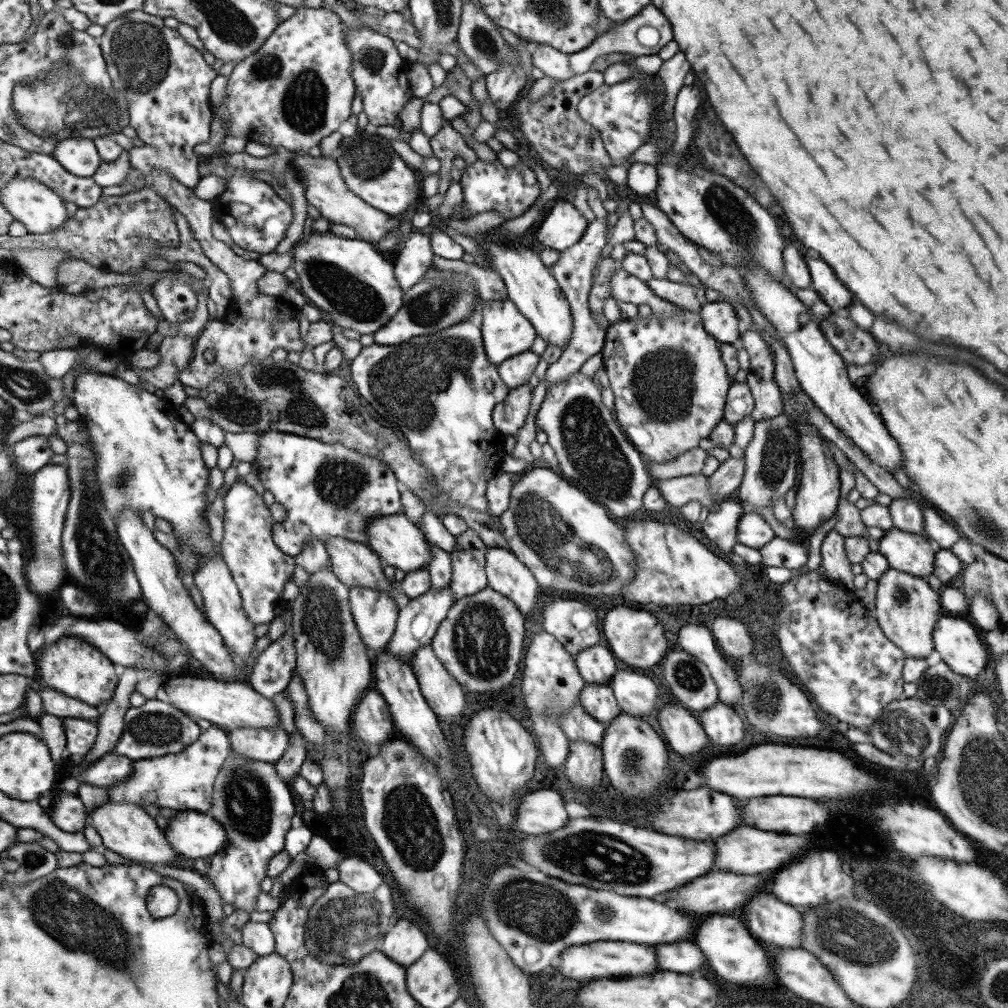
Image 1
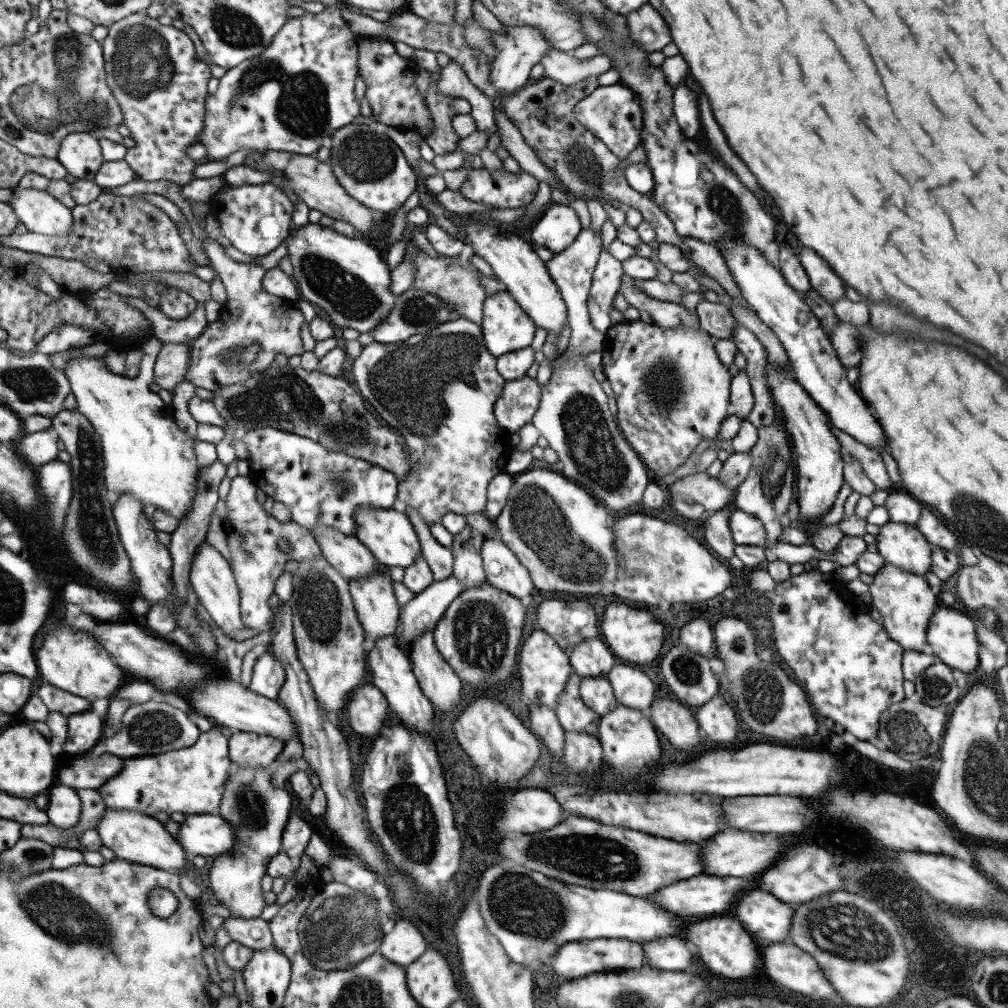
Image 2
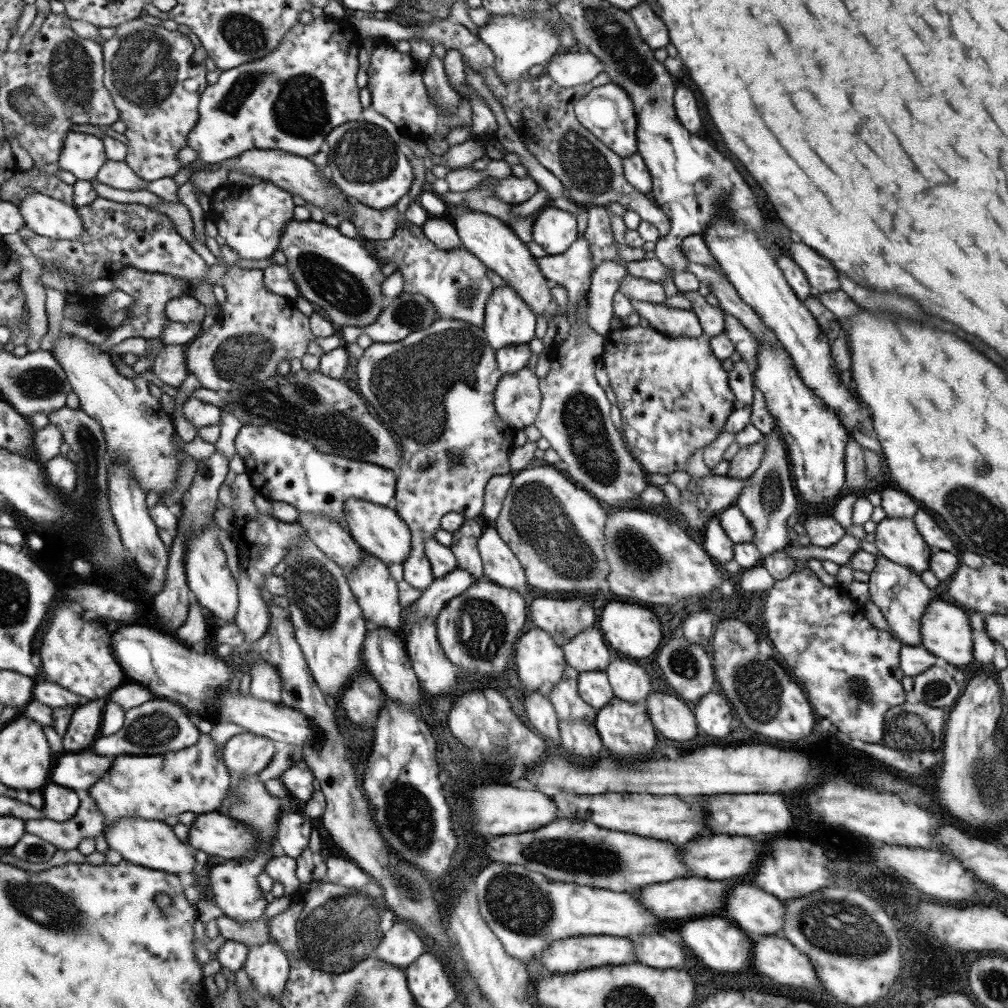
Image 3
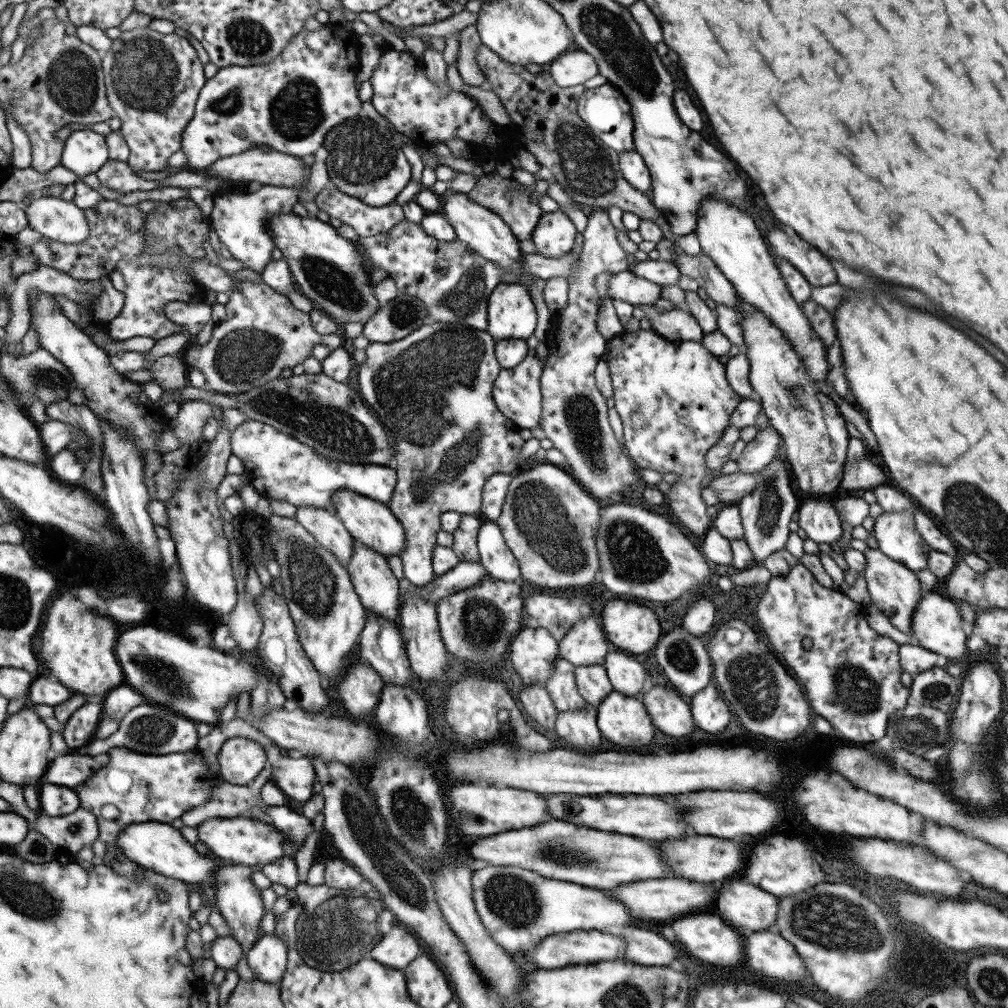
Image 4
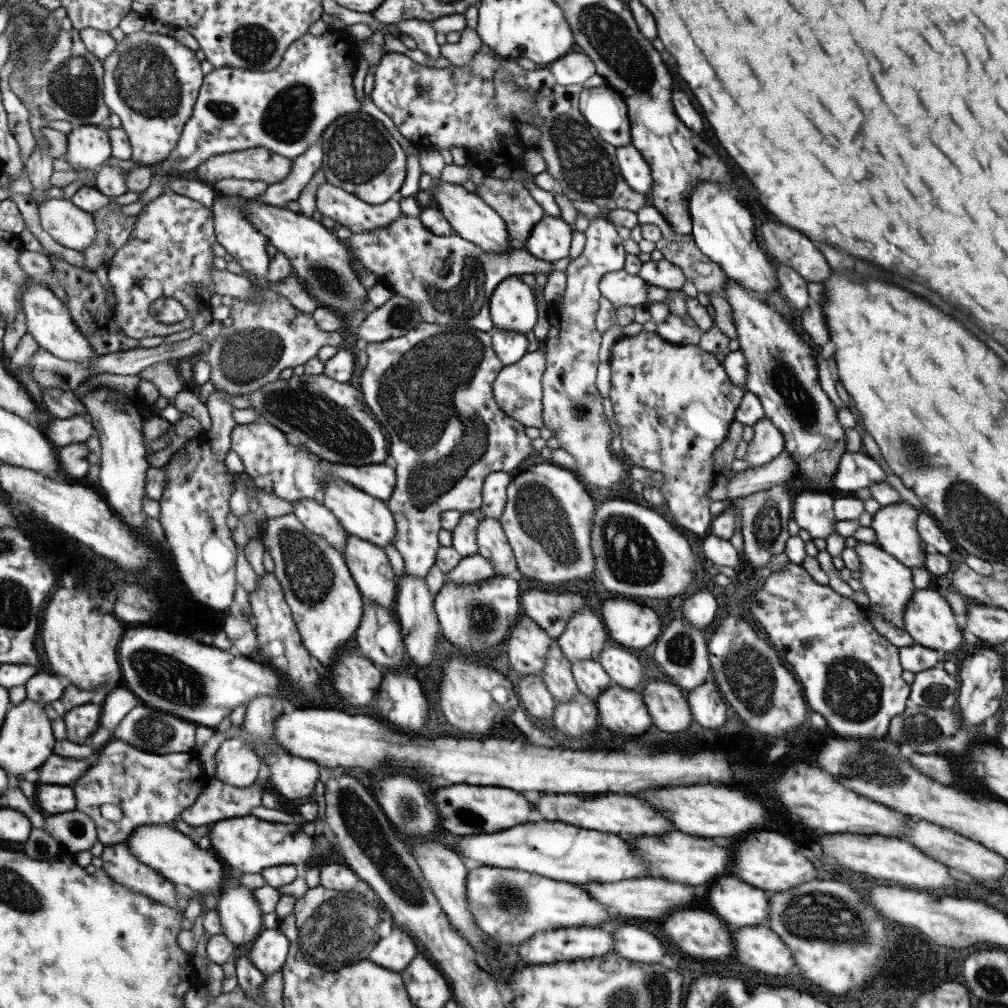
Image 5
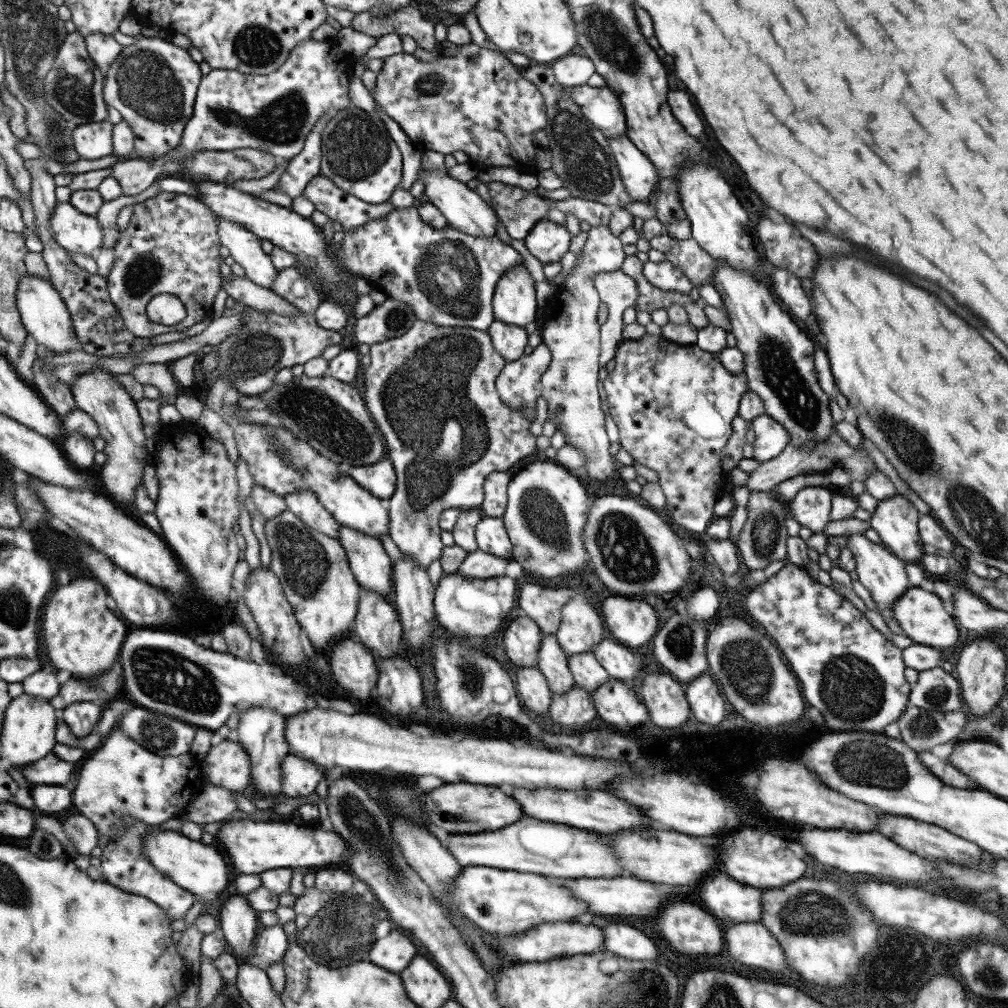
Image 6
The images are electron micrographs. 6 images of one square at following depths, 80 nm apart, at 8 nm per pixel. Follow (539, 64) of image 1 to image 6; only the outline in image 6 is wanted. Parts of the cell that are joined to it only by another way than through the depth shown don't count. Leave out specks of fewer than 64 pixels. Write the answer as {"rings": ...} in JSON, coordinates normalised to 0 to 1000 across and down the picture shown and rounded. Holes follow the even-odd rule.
{"rings":[[[563,54],[545,63],[553,83],[563,86],[580,84],[582,77],[589,71],[589,63],[582,58]]]}

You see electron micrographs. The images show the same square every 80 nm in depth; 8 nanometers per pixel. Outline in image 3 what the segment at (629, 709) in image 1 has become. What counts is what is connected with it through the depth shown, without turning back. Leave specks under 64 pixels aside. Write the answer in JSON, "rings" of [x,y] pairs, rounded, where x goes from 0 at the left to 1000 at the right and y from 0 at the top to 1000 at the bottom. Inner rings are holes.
{"rings":[[[610,649],[599,666],[610,692],[624,698],[640,698],[645,688],[644,671],[632,661],[631,656],[616,655]]]}

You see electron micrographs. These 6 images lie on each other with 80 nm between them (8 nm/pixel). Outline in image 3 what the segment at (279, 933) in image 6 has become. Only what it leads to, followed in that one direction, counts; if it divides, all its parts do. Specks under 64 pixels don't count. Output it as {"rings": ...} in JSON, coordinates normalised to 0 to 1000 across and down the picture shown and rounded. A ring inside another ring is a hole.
{"rings":[[[267,933],[257,938],[248,939],[239,961],[257,986],[278,992],[287,966],[287,955],[275,936]]]}

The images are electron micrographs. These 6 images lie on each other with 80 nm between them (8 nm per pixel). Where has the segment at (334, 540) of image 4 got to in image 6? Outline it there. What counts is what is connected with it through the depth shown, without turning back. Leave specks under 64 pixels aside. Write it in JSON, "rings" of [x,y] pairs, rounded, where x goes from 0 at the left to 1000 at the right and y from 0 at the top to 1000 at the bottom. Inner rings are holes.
{"rings":[[[307,486],[291,488],[280,494],[283,497],[284,506],[292,510],[301,520],[335,536],[335,518],[332,518],[332,515],[316,500]]]}

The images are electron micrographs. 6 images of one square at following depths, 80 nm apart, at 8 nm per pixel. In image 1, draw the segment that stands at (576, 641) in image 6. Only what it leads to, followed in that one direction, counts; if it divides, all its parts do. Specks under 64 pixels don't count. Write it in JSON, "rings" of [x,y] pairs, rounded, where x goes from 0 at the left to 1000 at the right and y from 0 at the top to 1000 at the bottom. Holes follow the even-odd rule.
{"rings":[[[599,638],[583,641],[569,650],[574,671],[582,679],[603,679],[614,664],[614,659],[610,655]]]}

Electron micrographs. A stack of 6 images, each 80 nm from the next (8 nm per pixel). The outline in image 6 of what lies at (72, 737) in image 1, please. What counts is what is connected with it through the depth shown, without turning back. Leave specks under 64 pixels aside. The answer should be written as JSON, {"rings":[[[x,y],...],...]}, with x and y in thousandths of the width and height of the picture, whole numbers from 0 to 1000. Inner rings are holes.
{"rings":[[[74,696],[59,706],[60,714],[68,720],[72,730],[86,730],[90,728],[92,720],[98,714],[99,699],[90,696]]]}

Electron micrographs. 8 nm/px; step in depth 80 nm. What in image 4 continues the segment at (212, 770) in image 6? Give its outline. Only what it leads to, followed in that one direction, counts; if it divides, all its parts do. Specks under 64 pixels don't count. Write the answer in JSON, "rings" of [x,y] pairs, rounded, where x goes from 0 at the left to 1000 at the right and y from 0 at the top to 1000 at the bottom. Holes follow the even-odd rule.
{"rings":[[[234,731],[227,732],[219,739],[214,756],[219,774],[241,780],[248,778],[265,760],[265,749],[253,735]]]}

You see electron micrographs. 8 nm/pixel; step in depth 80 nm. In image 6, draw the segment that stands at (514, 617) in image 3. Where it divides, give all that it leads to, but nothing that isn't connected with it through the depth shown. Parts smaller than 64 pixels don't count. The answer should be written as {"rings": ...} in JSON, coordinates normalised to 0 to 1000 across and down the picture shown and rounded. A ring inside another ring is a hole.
{"rings":[[[453,567],[438,569],[431,581],[431,612],[452,634],[479,633],[495,623],[499,625],[512,599],[512,587],[511,575],[500,569],[484,574],[460,572]]]}

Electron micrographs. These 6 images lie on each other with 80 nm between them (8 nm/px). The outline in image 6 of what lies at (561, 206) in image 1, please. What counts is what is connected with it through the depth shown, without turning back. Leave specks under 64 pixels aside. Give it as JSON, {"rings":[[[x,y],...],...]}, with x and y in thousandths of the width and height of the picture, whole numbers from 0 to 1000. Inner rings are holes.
{"rings":[[[535,218],[519,236],[525,252],[536,261],[553,260],[563,249],[566,233],[560,223]]]}

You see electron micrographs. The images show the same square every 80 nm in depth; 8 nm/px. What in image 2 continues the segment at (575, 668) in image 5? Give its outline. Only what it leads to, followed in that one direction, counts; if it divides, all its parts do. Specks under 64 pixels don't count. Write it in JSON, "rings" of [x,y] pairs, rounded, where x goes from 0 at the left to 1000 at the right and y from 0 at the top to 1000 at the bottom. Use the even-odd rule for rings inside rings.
{"rings":[[[598,670],[575,672],[573,690],[578,698],[594,711],[600,710],[603,704],[613,699],[607,688],[606,681]]]}

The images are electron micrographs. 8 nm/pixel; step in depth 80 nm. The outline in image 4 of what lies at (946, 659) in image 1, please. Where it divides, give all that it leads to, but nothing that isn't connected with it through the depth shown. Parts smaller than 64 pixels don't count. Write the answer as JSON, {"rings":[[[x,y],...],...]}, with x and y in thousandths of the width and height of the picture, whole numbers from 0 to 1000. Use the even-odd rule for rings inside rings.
{"rings":[[[925,586],[912,592],[903,613],[903,629],[906,638],[924,647],[935,649],[941,656],[957,651],[958,631],[953,623],[952,609],[947,598]]]}

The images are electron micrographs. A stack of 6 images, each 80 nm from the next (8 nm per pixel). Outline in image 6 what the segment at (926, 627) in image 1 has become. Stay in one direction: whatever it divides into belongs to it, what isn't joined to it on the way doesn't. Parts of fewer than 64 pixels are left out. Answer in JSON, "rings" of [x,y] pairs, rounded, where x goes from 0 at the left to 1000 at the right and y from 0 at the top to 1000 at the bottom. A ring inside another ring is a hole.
{"rings":[[[835,527],[839,536],[839,543],[844,547],[848,557],[847,567],[849,574],[861,585],[864,595],[868,597],[870,607],[875,611],[879,620],[886,629],[893,629],[895,625],[885,610],[885,601],[902,582],[896,557],[886,549],[877,545],[873,540],[864,538],[855,529],[842,529]]]}

